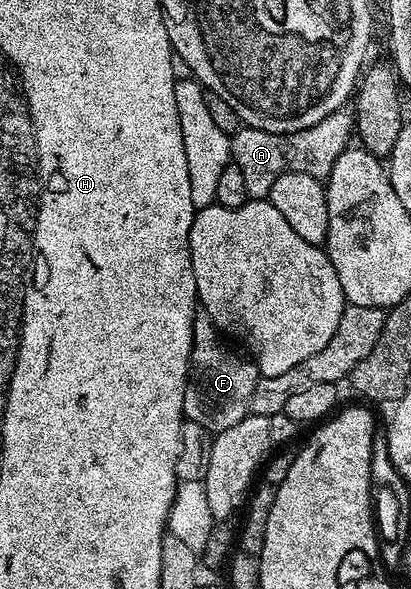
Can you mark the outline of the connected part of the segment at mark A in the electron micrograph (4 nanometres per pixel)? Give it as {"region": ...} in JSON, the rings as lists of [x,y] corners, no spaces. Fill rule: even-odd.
{"region":[[[347,109],[334,111],[329,117],[325,117],[325,121],[288,135],[278,135],[243,125],[231,136],[231,157],[237,169],[241,169],[241,174],[245,177],[248,196],[251,199],[267,199],[273,189],[273,181],[277,181],[277,177],[285,173],[309,173],[309,177],[320,181],[326,180],[333,169],[333,161],[337,161],[337,157],[341,157],[341,153],[352,146],[354,129],[355,116]]]}

